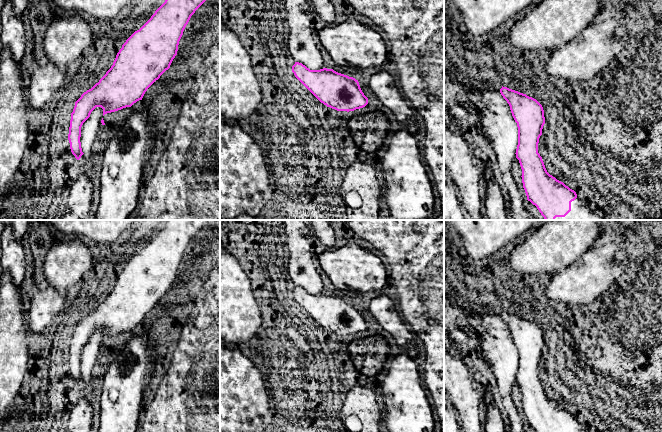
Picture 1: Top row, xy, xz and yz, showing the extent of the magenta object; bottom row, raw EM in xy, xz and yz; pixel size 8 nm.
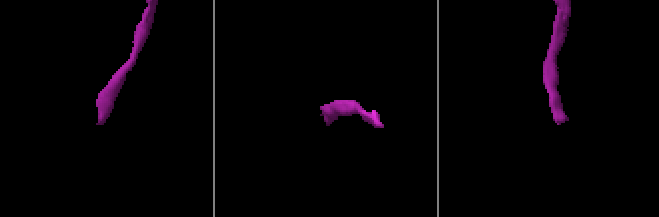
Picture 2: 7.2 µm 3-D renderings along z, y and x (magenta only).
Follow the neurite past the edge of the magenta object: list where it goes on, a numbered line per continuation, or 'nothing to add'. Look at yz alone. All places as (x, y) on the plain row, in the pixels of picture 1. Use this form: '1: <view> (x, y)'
1: yz (577, 427)

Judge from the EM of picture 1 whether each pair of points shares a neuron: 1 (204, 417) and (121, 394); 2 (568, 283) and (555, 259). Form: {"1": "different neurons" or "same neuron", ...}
{"1": "different neurons", "2": "different neurons"}

